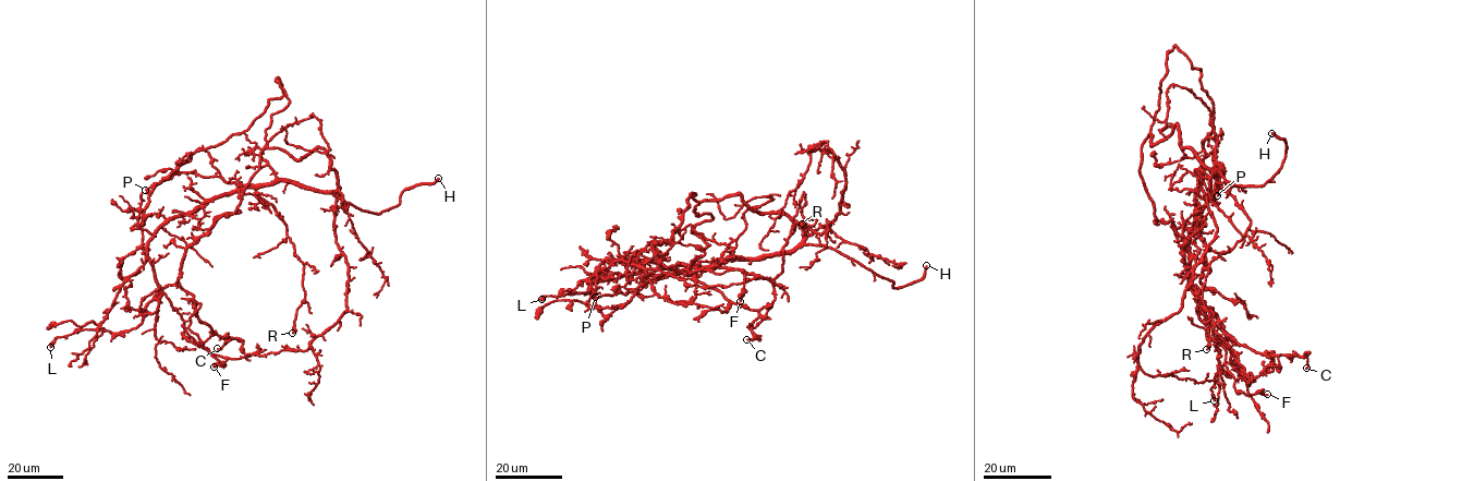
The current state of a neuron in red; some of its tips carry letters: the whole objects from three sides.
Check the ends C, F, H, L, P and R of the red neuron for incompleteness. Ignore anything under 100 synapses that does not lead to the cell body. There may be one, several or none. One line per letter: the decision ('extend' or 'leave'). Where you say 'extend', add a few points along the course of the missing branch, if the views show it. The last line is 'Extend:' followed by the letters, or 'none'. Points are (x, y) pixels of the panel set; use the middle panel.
C: leave
F: leave
H: extend | (926, 265), (927, 253), (936, 254), (942, 261)
L: leave
P: leave
R: leave
Extend: H

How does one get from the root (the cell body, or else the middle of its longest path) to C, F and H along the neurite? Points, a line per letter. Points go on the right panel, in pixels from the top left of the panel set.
C: (1185, 147), (1178, 124), (1148, 135), (1138, 171), (1191, 285), (1239, 344), (1306, 368)
F: (1185, 147), (1178, 124), (1155, 144), (1148, 135), (1143, 182), (1157, 219), (1183, 240), (1237, 392), (1267, 394)
H: (1185, 147), (1226, 180), (1242, 187), (1261, 185), (1275, 176), (1284, 157), (1284, 140), (1271, 133)

